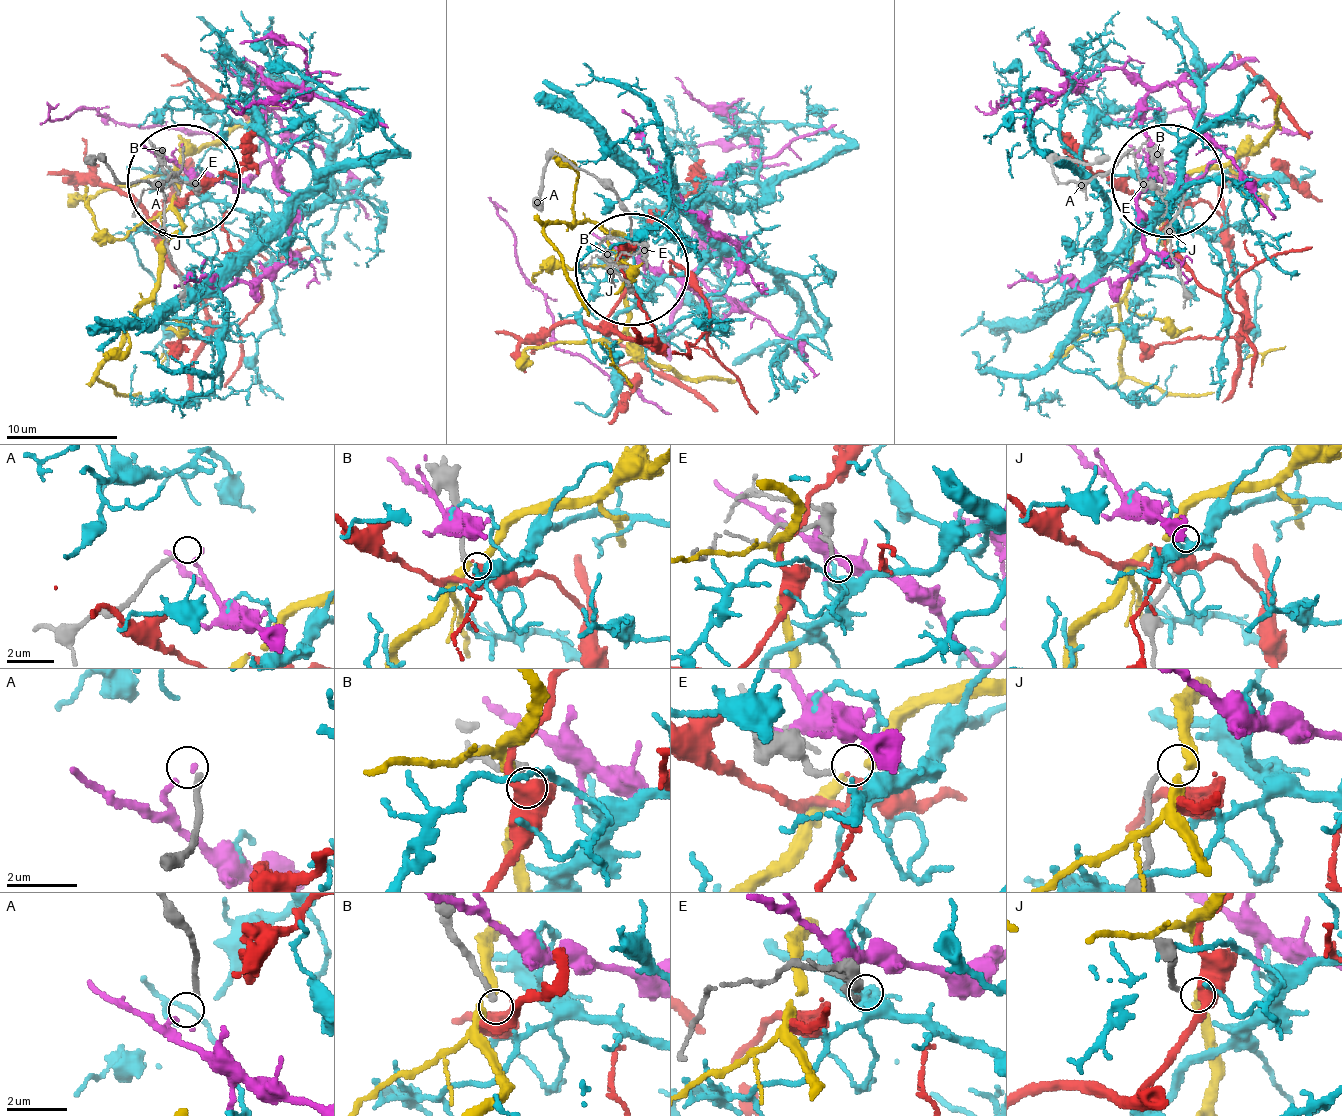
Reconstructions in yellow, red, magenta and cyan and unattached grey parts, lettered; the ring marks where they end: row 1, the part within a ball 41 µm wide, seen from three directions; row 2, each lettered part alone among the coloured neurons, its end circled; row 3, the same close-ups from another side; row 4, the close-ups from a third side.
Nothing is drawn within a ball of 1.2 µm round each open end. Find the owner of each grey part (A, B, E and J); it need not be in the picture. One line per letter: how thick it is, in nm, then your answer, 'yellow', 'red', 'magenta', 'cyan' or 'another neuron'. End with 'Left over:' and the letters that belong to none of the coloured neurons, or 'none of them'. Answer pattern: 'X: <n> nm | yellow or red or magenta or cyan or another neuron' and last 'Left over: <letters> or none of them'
A: 180 nm | another neuron
B: 200 nm | red
E: 180 nm | cyan
J: 140 nm | another neuron
Left over: A, J

